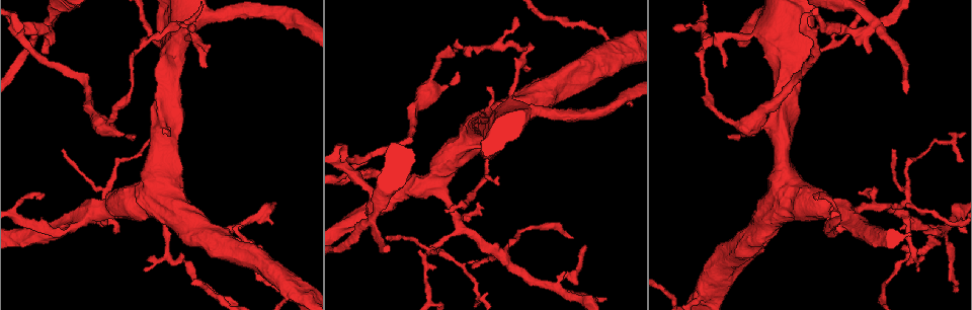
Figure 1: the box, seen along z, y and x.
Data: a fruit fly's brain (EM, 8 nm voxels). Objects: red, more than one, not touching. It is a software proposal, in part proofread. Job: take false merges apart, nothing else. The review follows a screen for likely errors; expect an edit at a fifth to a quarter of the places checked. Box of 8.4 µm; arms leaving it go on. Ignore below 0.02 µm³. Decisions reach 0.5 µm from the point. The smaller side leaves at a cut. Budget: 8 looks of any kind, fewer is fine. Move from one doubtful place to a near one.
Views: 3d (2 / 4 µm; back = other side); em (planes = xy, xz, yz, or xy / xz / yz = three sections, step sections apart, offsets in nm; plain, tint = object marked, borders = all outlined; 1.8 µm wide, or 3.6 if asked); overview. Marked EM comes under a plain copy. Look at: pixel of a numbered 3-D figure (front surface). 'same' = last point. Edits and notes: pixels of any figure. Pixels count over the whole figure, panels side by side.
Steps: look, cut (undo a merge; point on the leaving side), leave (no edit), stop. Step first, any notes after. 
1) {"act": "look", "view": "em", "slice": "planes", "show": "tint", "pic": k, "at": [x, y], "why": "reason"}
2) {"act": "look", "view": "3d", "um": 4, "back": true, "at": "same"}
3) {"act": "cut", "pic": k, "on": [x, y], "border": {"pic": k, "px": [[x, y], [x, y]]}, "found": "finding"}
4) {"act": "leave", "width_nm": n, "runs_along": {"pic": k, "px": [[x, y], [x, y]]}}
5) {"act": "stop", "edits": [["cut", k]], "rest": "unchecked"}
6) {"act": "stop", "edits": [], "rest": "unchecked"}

{"act": "look", "view": "em", "um": 3.6, "slice": "planes", "show": "borders", "pic": 1, "at": [50, 24], "why": "looks like a crossing"}

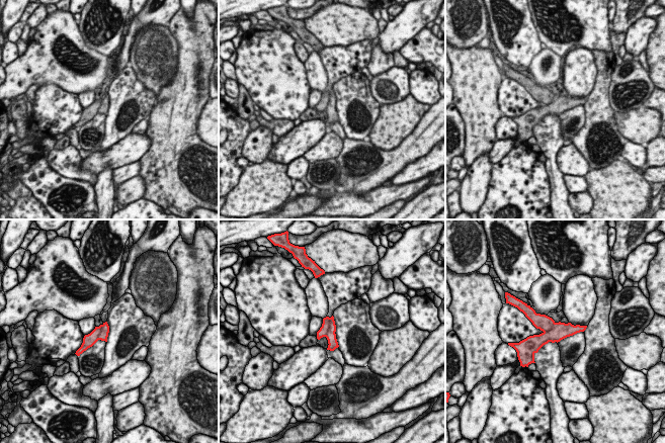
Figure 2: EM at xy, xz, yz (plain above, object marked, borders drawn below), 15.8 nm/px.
{"act": "cut", "pic": 2, "on": [323, 332], "border": {"pic": 2, "px": [[330, 318], [330, 328], [325, 336]]}, "found": "a second neuron is stuck on"}

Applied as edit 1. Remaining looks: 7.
{"act": "look", "view": "em", "um": 3.6, "slice": "yz", "step": 8, "show": "tint", "pic": 1, "at": [811, 32], "why": "three-way junction"}

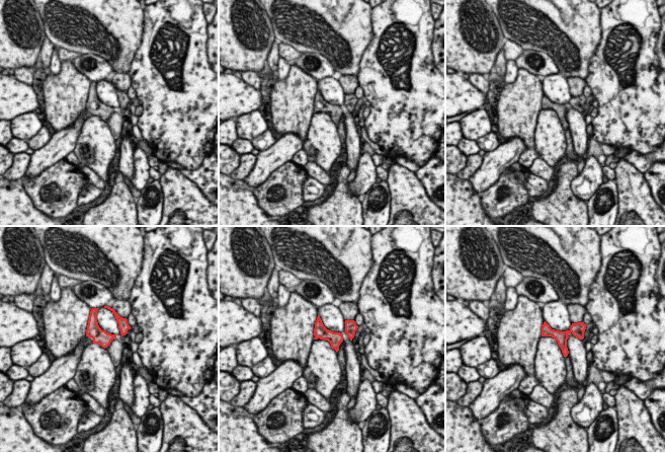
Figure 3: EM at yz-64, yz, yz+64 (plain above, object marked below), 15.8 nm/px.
{"act": "leave", "runs_along": {"pic": 3, "px": [[583, 326], [567, 333], [544, 333]]}, "found": "one neuron here"}

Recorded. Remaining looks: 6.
{"act": "look", "view": "3d", "um": 2, "pic": 1, "at": [461, 224], "why": "side arm on a straight run"}

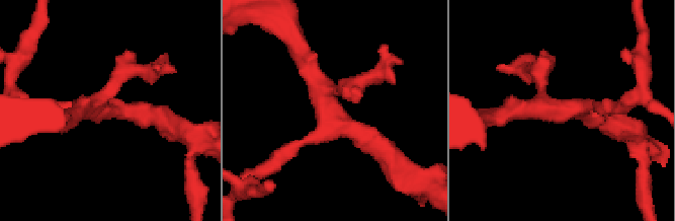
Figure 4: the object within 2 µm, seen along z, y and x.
{"act": "look", "view": "em", "slice": "planes", "show": "borders", "pic": 4, "at": [104, 113]}

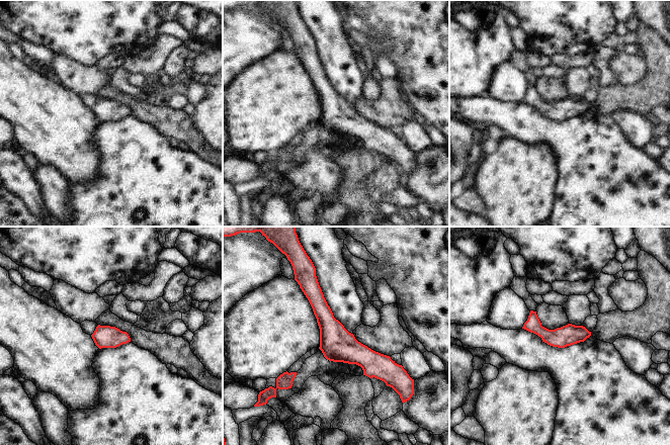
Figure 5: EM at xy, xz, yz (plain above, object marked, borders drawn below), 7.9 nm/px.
{"act": "leave", "width_nm": 170, "runs_along": {"pic": 5, "px": [[315, 283], [326, 322], [383, 377]]}, "found": "continuous, no second neuron"}

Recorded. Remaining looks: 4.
{"act": "stop", "edits": [["cut", 2]], "rest": "unchecked"}

